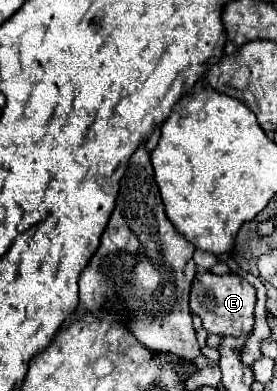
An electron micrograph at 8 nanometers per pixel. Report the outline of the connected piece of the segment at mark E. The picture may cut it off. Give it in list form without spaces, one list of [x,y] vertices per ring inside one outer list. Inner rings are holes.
[[[210,271],[198,273],[194,283],[192,283],[192,291],[190,291],[190,309],[202,317],[204,329],[208,333],[216,333],[216,335],[248,335],[254,329],[254,305],[256,305],[256,291],[254,287],[234,275],[214,275]]]

